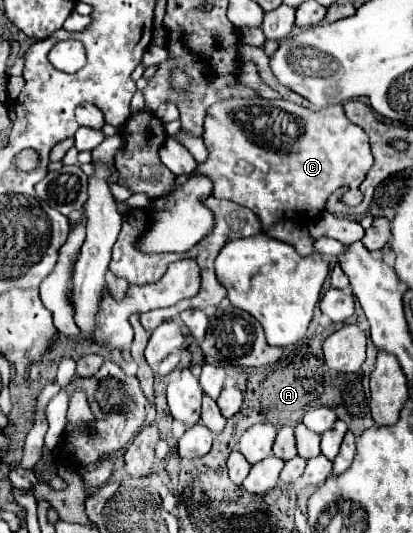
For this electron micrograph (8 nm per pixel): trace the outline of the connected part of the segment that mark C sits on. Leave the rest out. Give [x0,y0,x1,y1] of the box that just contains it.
[197,97,373,231]

